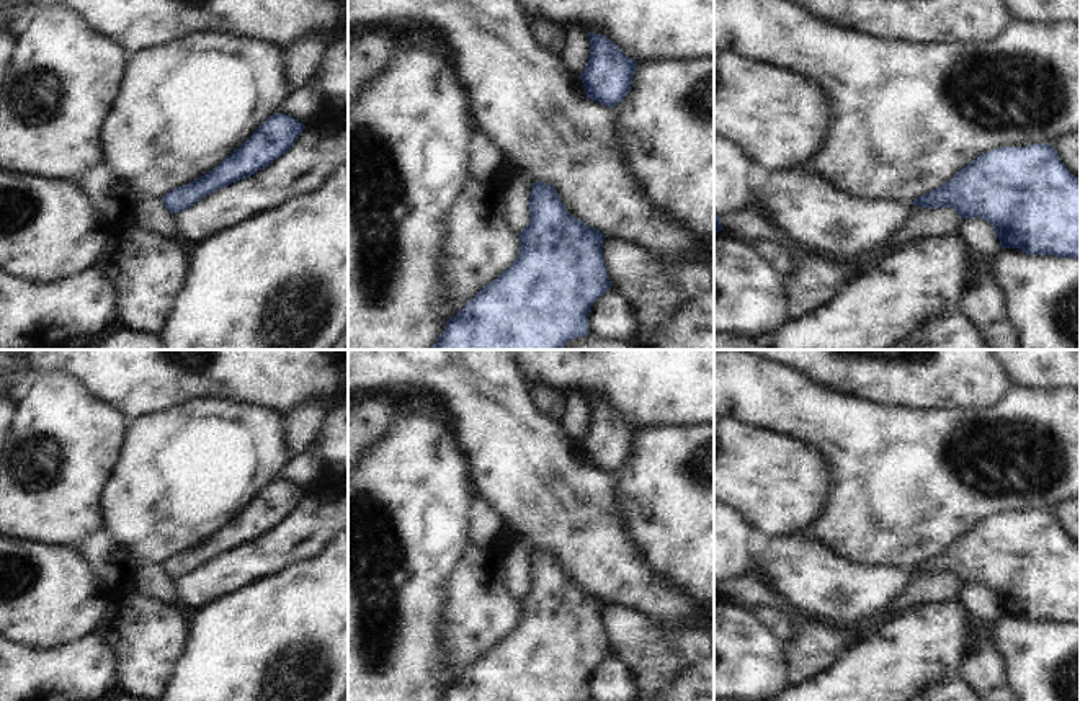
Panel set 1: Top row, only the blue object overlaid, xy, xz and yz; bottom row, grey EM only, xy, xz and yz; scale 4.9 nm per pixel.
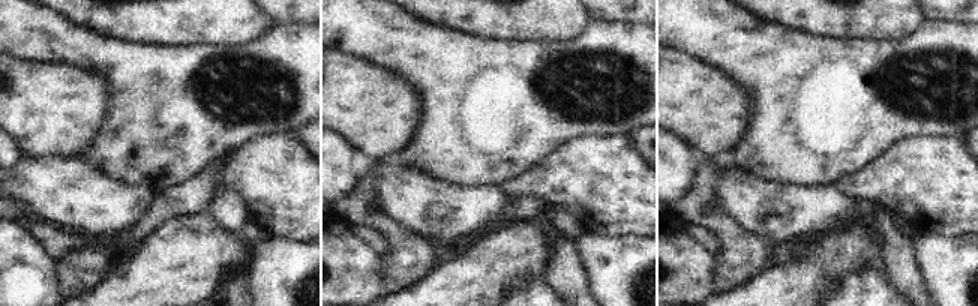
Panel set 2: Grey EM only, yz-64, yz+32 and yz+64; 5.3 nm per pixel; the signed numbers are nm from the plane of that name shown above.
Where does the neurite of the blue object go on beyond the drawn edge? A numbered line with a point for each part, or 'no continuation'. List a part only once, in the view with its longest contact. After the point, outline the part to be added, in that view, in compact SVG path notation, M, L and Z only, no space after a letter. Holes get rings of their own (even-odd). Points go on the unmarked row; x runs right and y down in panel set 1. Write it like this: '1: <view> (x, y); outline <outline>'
no continuation

